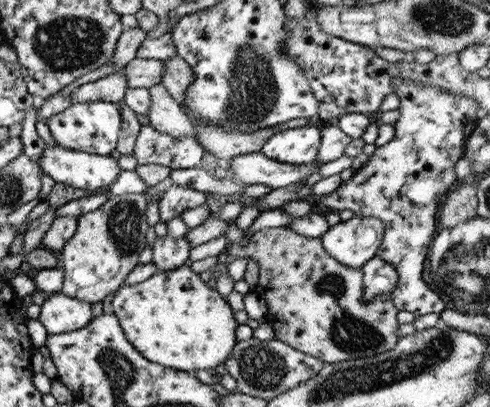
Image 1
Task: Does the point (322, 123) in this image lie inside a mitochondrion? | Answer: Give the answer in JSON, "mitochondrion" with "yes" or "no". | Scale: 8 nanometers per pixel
{"mitochondrion":"no"}

